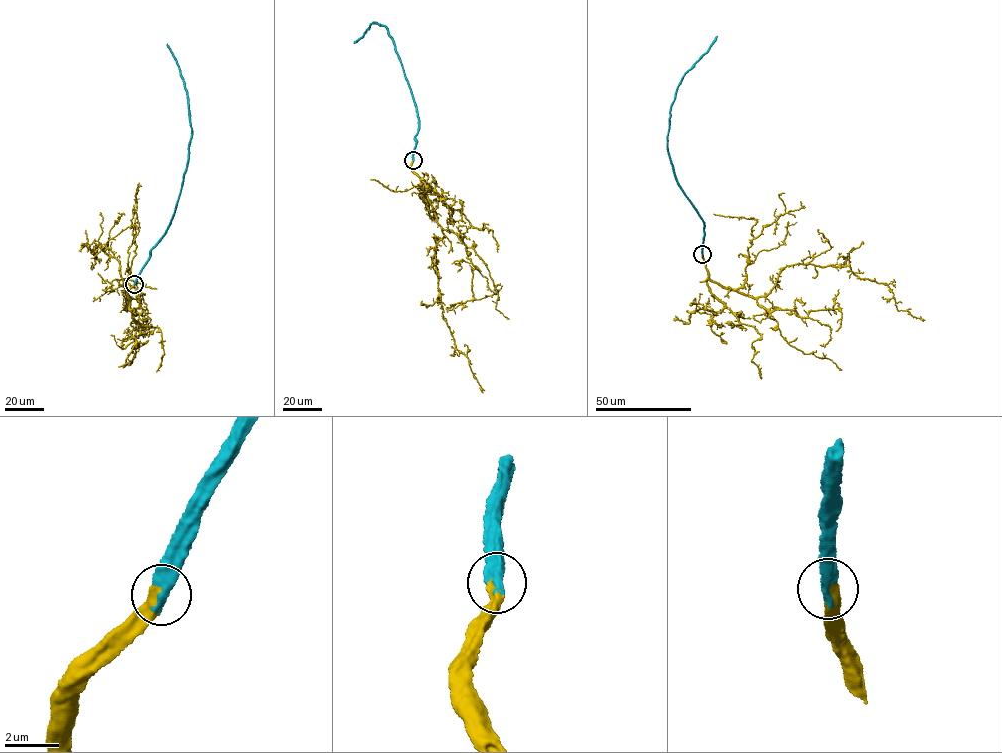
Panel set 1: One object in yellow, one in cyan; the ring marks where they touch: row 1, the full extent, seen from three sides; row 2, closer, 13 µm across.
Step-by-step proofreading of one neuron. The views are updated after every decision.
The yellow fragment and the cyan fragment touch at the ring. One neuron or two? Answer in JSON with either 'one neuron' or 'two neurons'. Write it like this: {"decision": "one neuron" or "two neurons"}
{"decision": "one neuron"}

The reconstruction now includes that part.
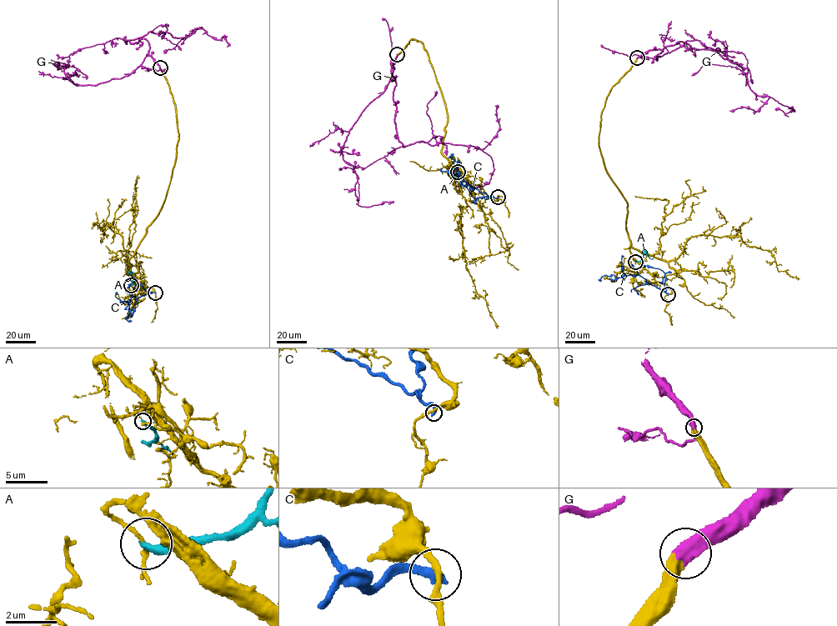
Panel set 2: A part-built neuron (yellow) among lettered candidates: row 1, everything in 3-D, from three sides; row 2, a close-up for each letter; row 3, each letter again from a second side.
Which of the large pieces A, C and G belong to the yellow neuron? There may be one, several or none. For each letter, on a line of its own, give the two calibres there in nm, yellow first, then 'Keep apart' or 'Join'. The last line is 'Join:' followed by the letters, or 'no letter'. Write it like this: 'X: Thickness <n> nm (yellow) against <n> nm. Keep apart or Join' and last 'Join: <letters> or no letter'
A: Thickness 110 nm (yellow) against 360 nm. Keep apart
C: Thickness 200 nm (yellow) against 360 nm. Keep apart
G: Thickness 420 nm (yellow) against 600 nm. Join
Join: G

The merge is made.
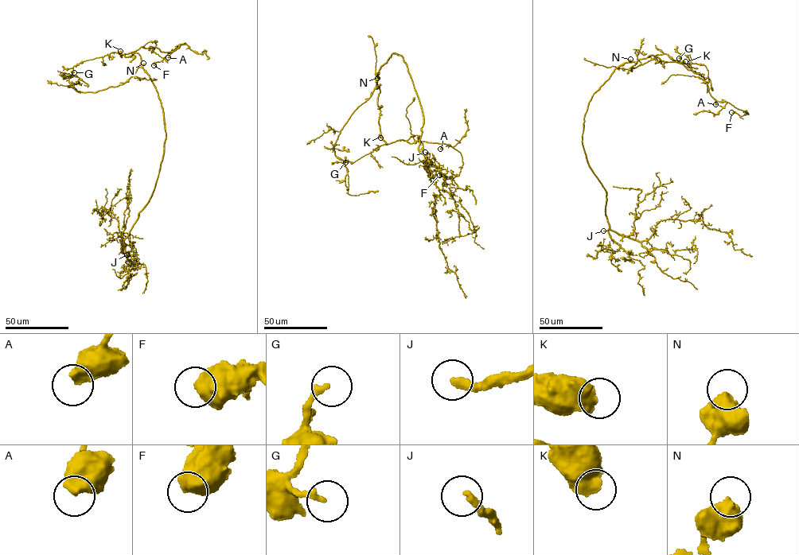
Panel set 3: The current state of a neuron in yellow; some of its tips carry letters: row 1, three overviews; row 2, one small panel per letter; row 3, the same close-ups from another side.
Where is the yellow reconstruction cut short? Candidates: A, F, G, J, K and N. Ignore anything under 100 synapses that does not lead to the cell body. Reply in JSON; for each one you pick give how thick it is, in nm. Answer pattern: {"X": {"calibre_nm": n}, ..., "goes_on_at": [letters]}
{"J": {"calibre_nm": 280}, "goes_on_at": ["J"]}

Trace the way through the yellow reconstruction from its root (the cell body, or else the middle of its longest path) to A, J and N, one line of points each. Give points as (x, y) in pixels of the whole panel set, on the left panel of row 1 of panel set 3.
A: (162, 159), (165, 132), (155, 86), (139, 65), (138, 53), (120, 56), (156, 47), (171, 52), (168, 57)
J: (162, 159), (152, 195), (124, 239), (126, 254)
N: (162, 159), (165, 133), (162, 109), (155, 86), (142, 67), (143, 63)

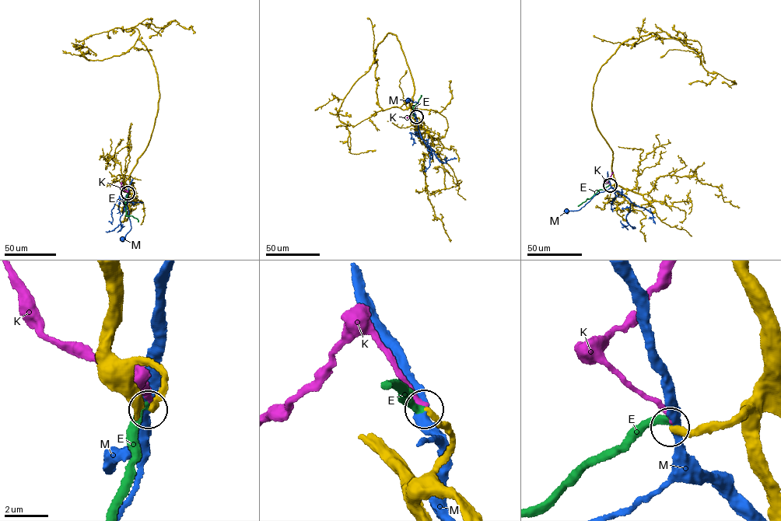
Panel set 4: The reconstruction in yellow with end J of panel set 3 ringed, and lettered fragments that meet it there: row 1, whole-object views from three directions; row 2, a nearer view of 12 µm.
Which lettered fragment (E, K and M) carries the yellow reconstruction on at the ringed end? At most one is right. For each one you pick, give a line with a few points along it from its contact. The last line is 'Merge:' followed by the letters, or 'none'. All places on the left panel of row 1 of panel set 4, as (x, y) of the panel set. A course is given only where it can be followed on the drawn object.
E: it runs (127, 193), (125, 202), (126, 215), (132, 216), (138, 222)
Merge: E

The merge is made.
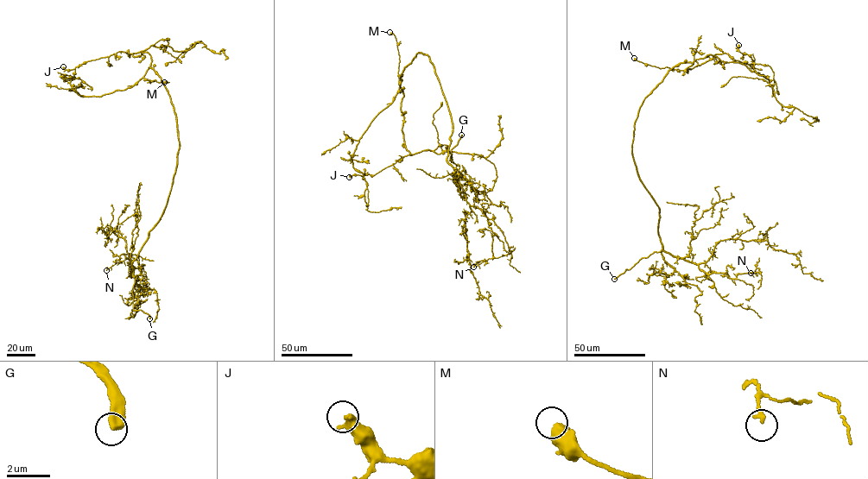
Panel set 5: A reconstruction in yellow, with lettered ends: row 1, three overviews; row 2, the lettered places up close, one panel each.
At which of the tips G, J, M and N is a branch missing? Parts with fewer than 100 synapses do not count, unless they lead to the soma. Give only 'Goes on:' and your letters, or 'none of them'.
Goes on: G

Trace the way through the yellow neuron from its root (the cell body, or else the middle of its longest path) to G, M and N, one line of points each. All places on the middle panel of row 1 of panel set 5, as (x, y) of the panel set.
G: (434, 69), (451, 113), (453, 132), (446, 160), (454, 168), (456, 165), (450, 159), (451, 151), (461, 135)
M: (434, 69), (427, 54), (418, 53), (403, 70), (402, 90), (397, 91), (399, 57), (395, 36), (389, 32)
N: (434, 69), (453, 122), (446, 160), (465, 201), (484, 211), (494, 234), (492, 257), (473, 267)

